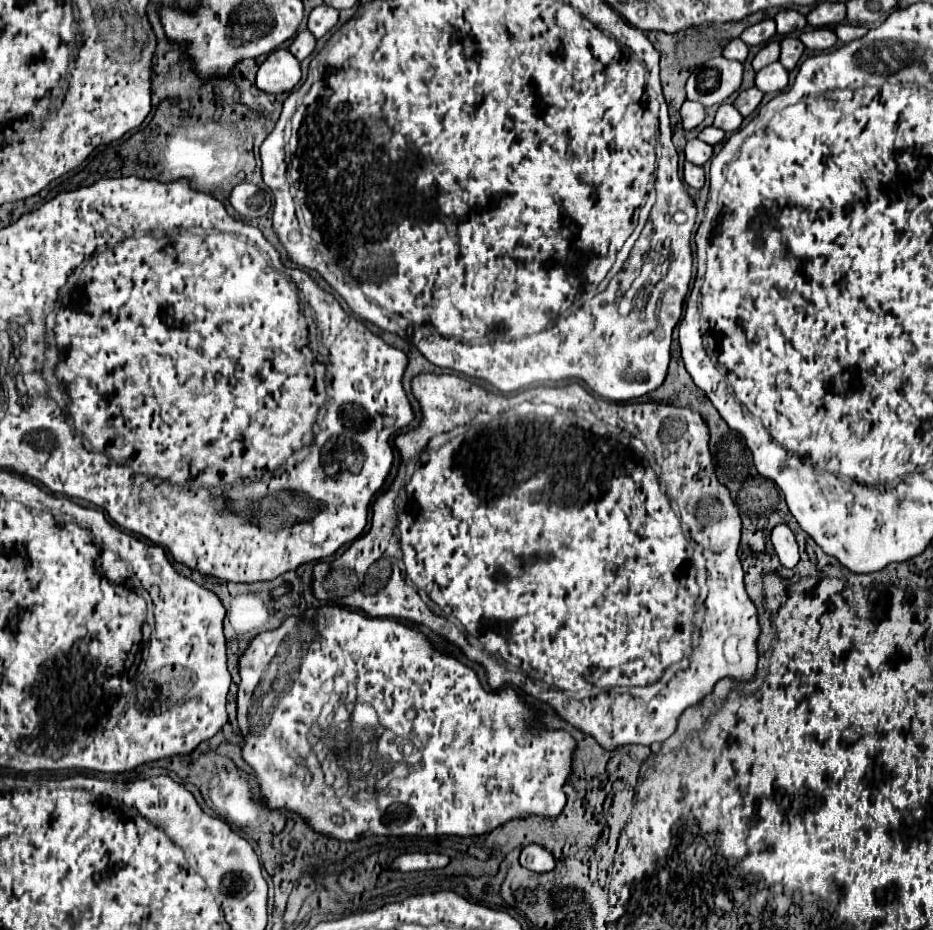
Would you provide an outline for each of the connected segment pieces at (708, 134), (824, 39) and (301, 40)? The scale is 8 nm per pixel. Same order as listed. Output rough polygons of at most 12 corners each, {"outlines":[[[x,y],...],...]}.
{"outlines":[[[711,125],[699,133],[699,139],[717,145],[725,131]],[[809,29],[799,39],[813,51],[837,43],[833,29]],[[301,31],[289,45],[289,53],[299,61],[315,49],[309,31]]]}

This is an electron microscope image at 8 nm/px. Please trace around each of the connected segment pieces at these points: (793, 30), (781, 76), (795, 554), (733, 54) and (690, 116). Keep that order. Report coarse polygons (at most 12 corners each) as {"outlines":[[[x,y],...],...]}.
{"outlines":[[[795,9],[775,15],[779,35],[797,35],[807,25]],[[779,61],[767,65],[755,77],[765,93],[781,93],[789,73]],[[789,525],[771,531],[781,565],[799,563],[799,547]],[[741,39],[733,41],[723,49],[723,57],[745,61],[749,45]],[[693,101],[681,107],[683,127],[691,131],[705,119],[705,107]]]}

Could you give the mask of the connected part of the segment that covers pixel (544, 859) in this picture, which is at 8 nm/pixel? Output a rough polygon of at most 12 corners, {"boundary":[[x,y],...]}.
{"boundary":[[541,845],[521,851],[521,865],[529,871],[555,869],[555,857]]}

